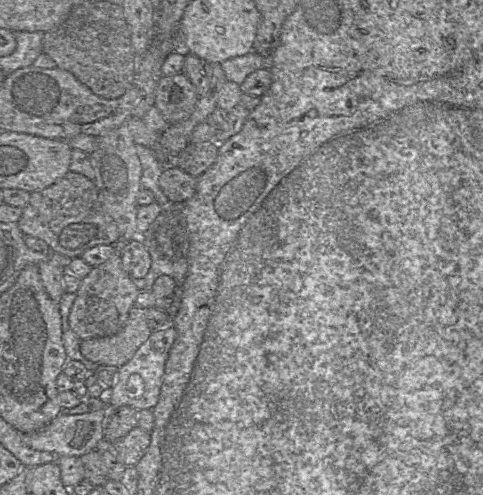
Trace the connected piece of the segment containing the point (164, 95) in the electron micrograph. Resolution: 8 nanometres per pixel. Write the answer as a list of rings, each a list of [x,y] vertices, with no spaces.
[[[182,73],[162,76],[155,90],[154,106],[169,124],[188,118],[199,97],[194,85]]]

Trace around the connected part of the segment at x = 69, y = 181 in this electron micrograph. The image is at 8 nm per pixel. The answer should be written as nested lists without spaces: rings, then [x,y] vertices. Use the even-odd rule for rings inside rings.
[[[68,171],[48,187],[30,193],[27,205],[22,208],[18,227],[23,235],[45,241],[53,253],[71,259],[80,257],[96,245],[115,245],[120,233],[115,222],[104,212],[94,181]]]

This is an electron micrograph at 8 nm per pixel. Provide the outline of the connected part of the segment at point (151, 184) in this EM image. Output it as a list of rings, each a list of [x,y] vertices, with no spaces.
[[[136,145],[137,155],[142,166],[141,185],[142,188],[150,190],[157,202],[164,210],[169,208],[171,202],[165,196],[159,185],[159,178],[164,169],[154,152],[142,145]]]

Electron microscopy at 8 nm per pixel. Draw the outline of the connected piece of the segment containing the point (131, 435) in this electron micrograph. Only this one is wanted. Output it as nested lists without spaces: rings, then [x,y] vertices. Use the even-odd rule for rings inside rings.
[[[140,427],[133,428],[126,436],[110,447],[127,467],[135,466],[146,453],[151,442],[151,432]]]

